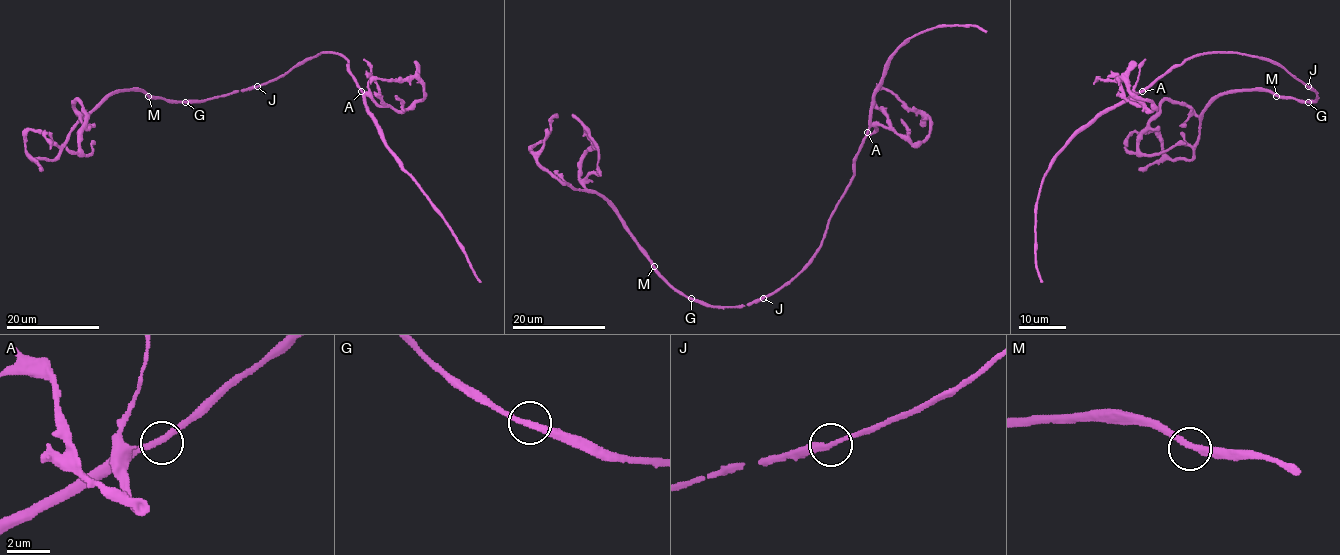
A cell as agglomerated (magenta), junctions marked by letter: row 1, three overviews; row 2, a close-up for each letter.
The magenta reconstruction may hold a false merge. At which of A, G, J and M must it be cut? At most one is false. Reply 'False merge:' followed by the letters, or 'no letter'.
False merge: no letter

